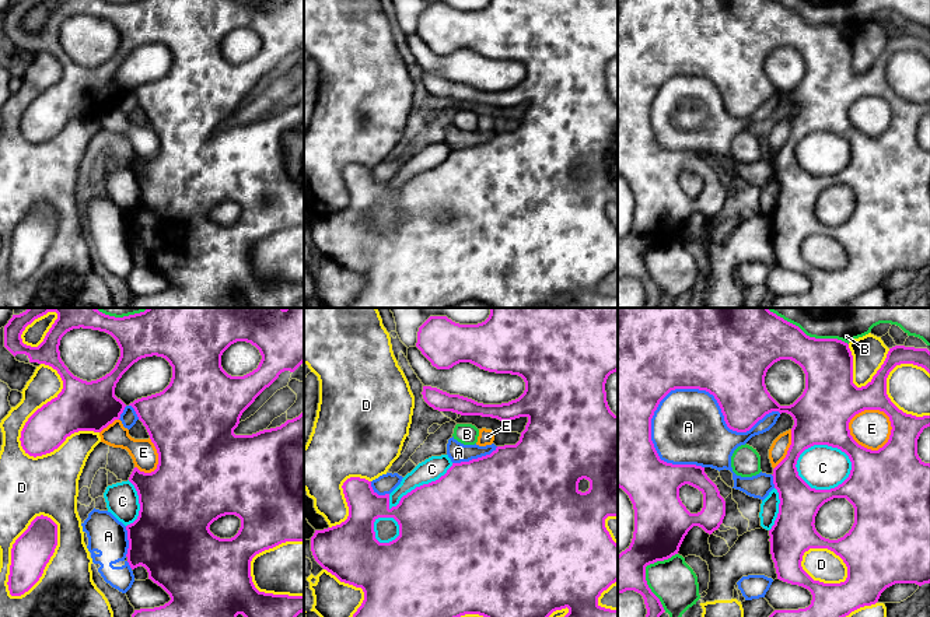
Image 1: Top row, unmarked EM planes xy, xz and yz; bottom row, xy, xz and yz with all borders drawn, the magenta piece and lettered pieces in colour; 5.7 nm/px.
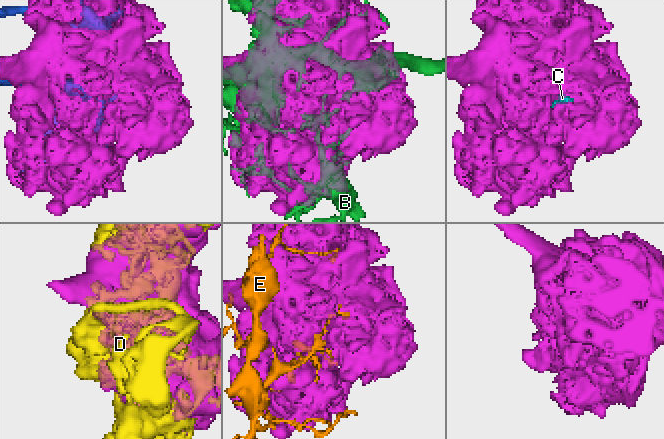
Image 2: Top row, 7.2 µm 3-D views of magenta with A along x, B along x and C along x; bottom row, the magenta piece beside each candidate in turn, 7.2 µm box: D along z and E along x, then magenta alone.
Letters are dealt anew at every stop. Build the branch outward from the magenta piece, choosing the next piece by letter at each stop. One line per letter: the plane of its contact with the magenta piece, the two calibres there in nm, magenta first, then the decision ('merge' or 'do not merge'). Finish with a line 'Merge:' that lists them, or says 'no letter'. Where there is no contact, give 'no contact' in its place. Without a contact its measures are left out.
A: meets magenta in yz; 480 nm thick on the magenta side, 420 nm on the other; do not merge
B: meets magenta in yz; 280 nm thick on the magenta side, 260 nm on the other; do not merge
C: meets magenta in yz; 240 nm thick on the magenta side, 260 nm on the other; do not merge
D: meets magenta in xy; 220 nm thick on the magenta side, 200 nm on the other; do not merge
E: meets magenta in yz; 300 nm thick on the magenta side, 220 nm on the other; do not merge
Merge: no letter

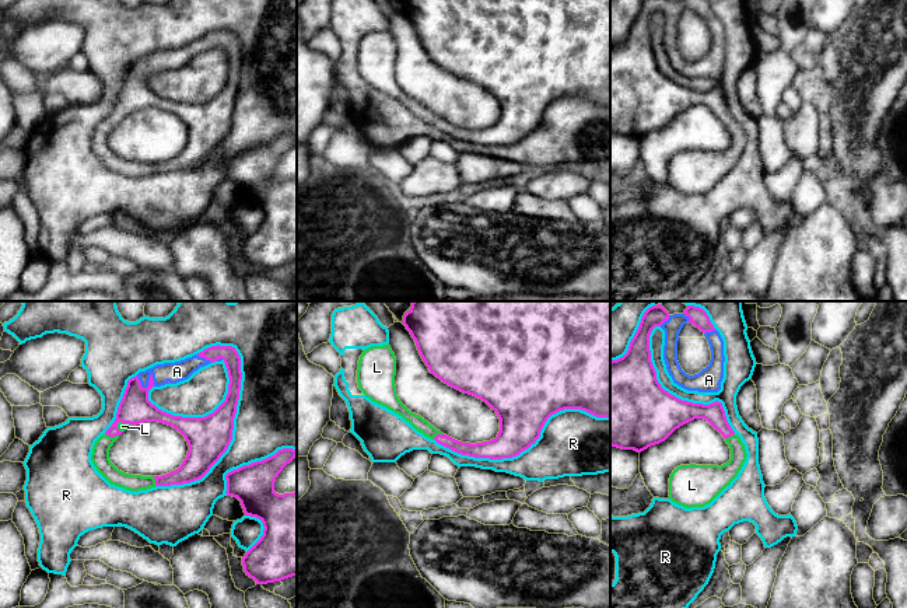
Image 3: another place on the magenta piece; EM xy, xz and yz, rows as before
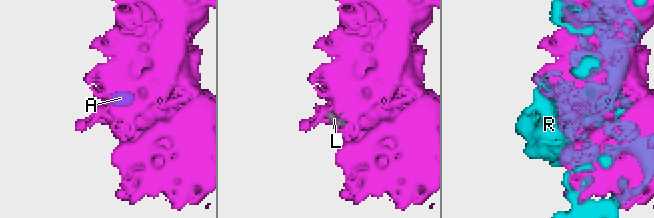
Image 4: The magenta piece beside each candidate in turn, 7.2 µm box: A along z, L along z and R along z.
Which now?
A: meets magenta in xy; 190 nm thick on the magenta side, 120 nm on the other; merge
L: meets magenta in xy; 190 nm thick on the magenta side, 110 nm on the other; merge
R: meets magenta in xy; 240 nm thick on the magenta side, 400 nm on the other; do not merge
Merge: A, L

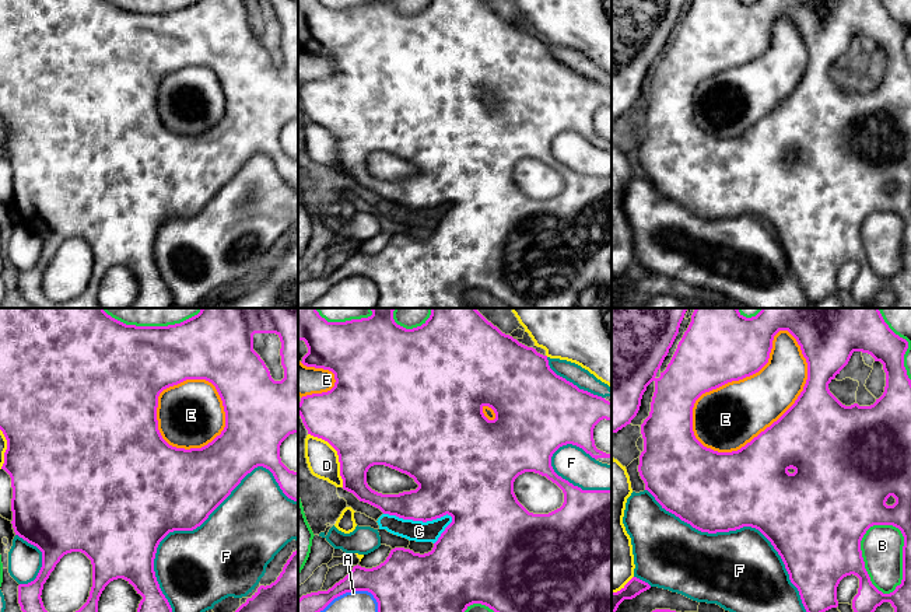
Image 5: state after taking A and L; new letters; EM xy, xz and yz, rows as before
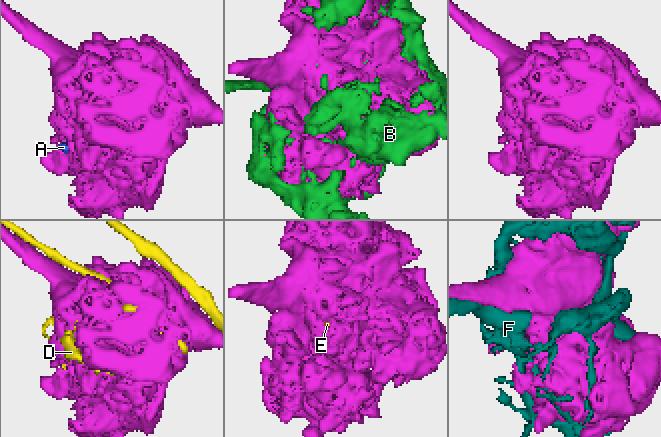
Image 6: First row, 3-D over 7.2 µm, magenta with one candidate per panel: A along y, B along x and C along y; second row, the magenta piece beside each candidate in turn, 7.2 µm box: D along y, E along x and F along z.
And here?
A: meets magenta in xz; 190 nm thick on the magenta side, 300 nm on the other; do not merge
B: meets magenta in yz; 420 nm thick on the magenta side, 240 nm on the other; do not merge
C: meets magenta in xz; 320 nm thick on the magenta side, 120 nm on the other; merge
D: meets magenta in xz; 480 nm thick on the magenta side, 180 nm on the other; do not merge
E: meets magenta in yz; 400 nm thick on the magenta side, 360 nm on the other; merge
F: meets magenta in xy; 500 nm thick on the magenta side, 440 nm on the other; do not merge
Merge: C, E

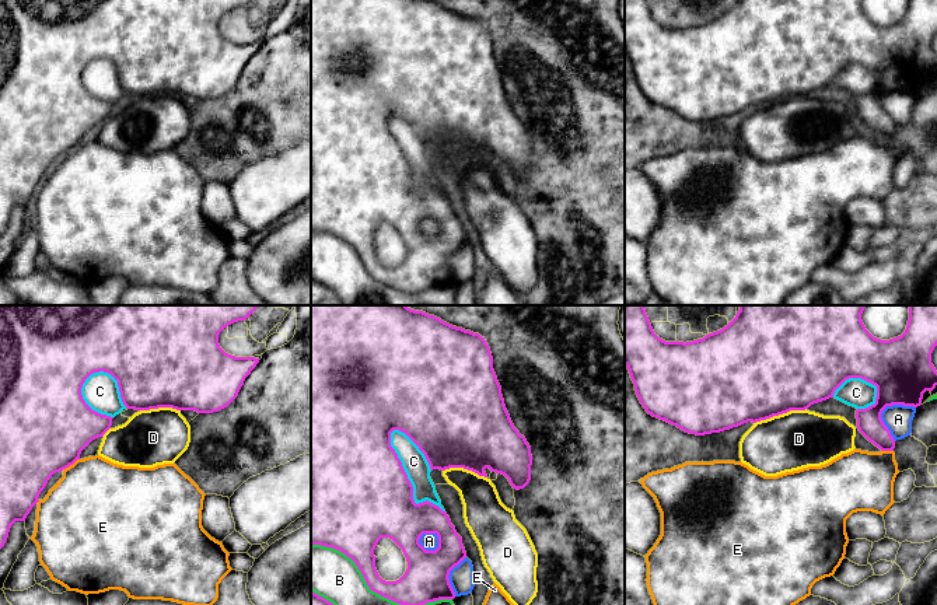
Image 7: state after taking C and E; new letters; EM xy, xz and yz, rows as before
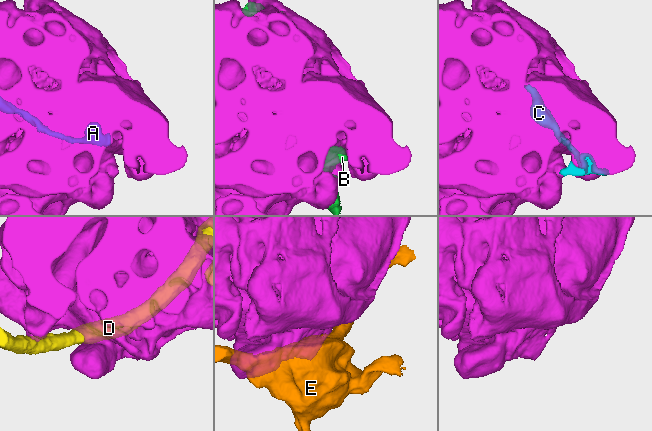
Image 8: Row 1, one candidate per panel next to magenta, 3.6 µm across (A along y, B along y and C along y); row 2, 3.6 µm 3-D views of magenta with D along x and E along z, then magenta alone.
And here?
A: meets magenta in yz; 360 nm thick on the magenta side, 160 nm on the other; do not merge
B: meets magenta in xz; 220 nm thick on the magenta side, 300 nm on the other; do not merge
C: meets magenta in xz; 500 nm thick on the magenta side, 140 nm on the other; merge
D: meets magenta in yz; 500 nm thick on the magenta side, 340 nm on the other; do not merge
E: meets magenta in xy; 500 nm thick on the magenta side, 480 nm on the other; do not merge
Merge: C

